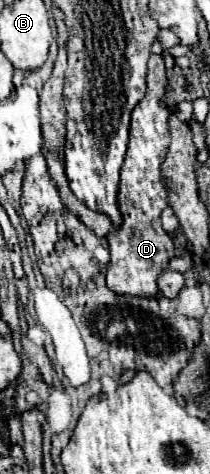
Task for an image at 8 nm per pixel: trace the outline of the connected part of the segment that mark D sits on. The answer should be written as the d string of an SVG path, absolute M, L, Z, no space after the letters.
M153 54L149 58L147 92L131 114L129 144L125 162L121 166L117 200L123 224L107 234L111 252L111 260L107 266L107 288L115 294L153 298L157 294L157 276L167 268L169 258L175 256L173 242L161 226L161 212L167 206L167 190L161 182L161 162L169 146L169 130L167 130L169 108L161 106L165 90L167 90L167 76L163 58L159 54Z

